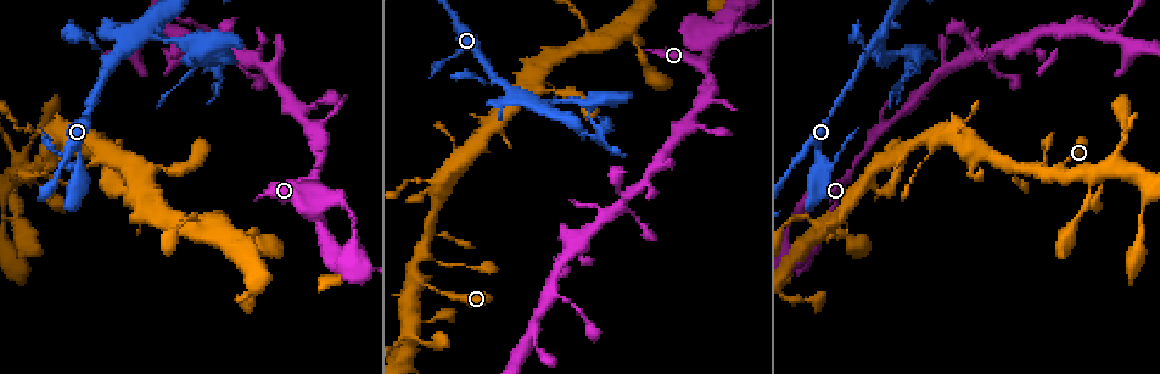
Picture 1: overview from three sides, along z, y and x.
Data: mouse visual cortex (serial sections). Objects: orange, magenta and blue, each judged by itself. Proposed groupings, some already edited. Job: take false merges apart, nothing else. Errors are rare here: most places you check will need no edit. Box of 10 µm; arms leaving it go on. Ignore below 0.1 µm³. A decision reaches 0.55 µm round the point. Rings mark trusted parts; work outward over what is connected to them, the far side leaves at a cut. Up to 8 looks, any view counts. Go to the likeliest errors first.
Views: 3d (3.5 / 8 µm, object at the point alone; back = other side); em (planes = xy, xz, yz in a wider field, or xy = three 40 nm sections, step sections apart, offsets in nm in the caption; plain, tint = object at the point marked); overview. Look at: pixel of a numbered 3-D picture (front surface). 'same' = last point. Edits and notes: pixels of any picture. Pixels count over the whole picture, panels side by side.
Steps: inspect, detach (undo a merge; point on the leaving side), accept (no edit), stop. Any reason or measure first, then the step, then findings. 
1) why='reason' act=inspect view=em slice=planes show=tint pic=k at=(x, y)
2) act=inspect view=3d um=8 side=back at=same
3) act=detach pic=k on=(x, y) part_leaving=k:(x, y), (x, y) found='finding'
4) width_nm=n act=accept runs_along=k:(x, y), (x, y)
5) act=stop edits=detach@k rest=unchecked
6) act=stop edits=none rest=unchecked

why='arms part here' act=inspect view=em slice=xy step=1 show=tint pic=1 at=(199, 52)

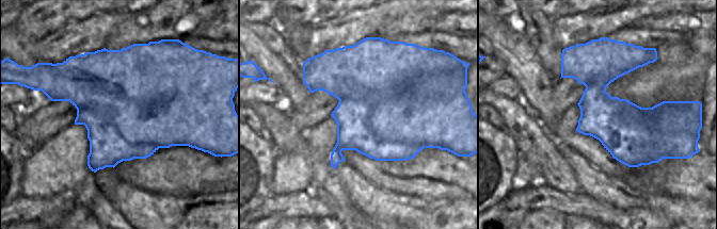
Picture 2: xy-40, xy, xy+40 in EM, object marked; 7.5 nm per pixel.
why='wider look' act=inspect view=3d um=3.5 at=same

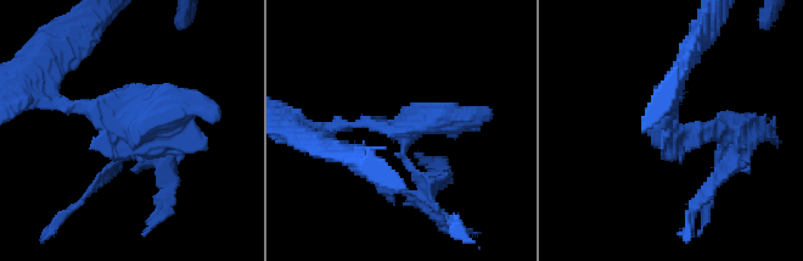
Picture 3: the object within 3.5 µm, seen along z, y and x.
width_nm=800 act=detach pic=3 on=(436, 184) part_leaving=3:(708, 126), (742, 145), (718, 182) found='a second cell is stuck on'

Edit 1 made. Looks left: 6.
why='sudden change in width' act=inspect view=3d um=3.5 pic=1 at=(423, 284)

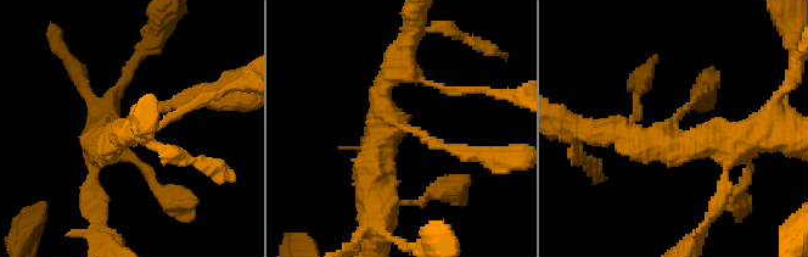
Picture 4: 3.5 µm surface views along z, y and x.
why='shape alone is not enough' act=inspect view=em slice=xy step=3 show=tint pic=4 at=(670, 133)

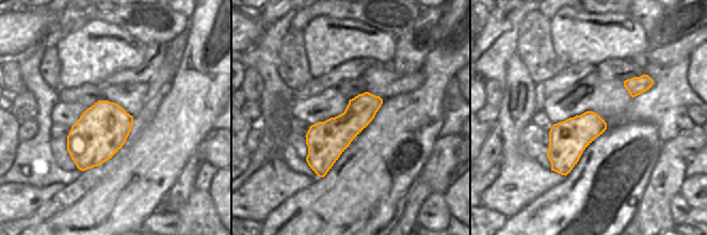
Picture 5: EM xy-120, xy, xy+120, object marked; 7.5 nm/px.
arm_widths_nm=100,300,400 act=accept runs_along=4:(466, 154), (383, 113), (403, 60) found='all the same cell'

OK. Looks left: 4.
why='sudden change in width' act=inspect view=3d um=3.5 pic=1 at=(333, 199)

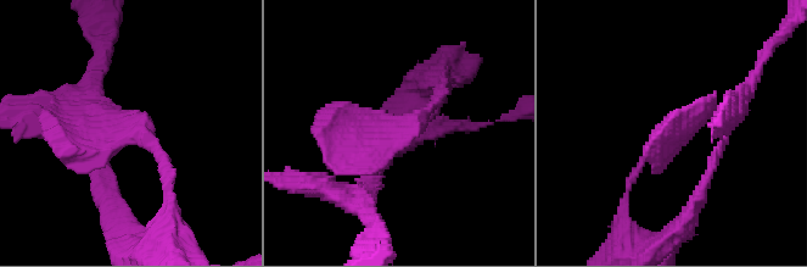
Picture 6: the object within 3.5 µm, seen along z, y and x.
why='need the tissue' act=inspect view=em slice=planes show=tint pic=6 at=(396, 131)

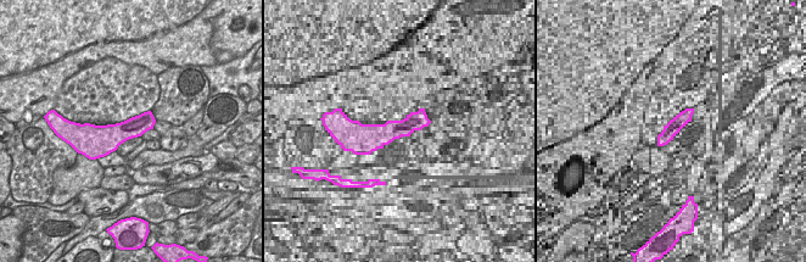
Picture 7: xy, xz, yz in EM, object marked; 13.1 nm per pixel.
act=accept runs_along=6:(172, 179), (141, 134), (49, 120) found='all the same cell'

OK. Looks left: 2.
why='thin neck' act=inspect view=3d um=8 pic=1 at=(898, 117)

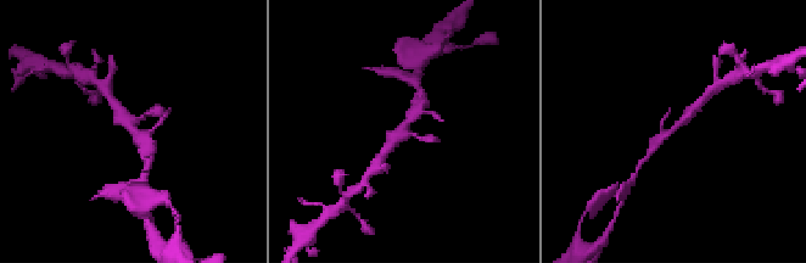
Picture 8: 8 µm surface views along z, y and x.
act=inspect view=em slice=xy step=5 show=tint at=same

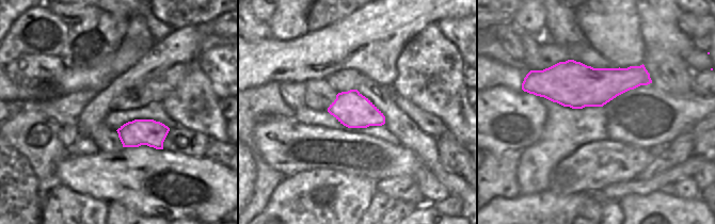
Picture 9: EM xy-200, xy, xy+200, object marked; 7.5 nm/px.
act=accept runs_along=8:(653, 149), (697, 106) found='continuous, no second cell'

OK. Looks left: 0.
act=stop edits=detach@3 rest=unchecked

